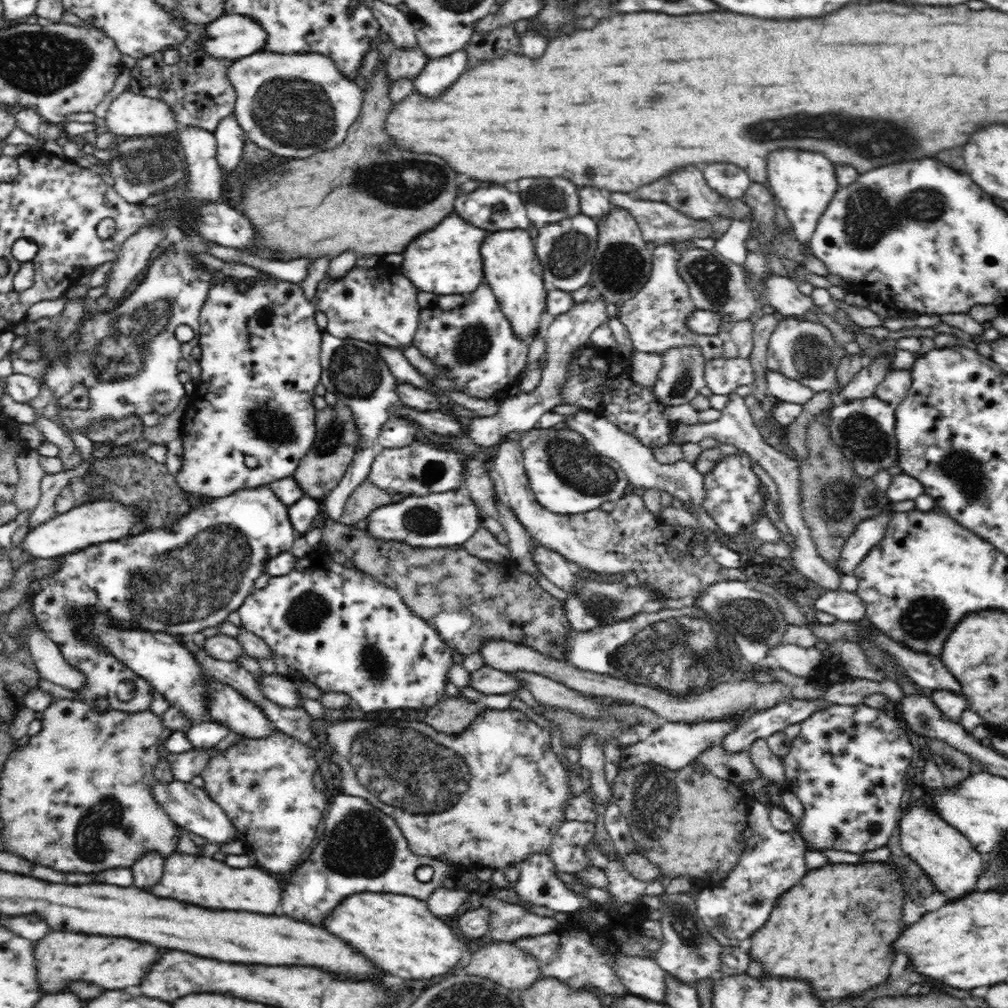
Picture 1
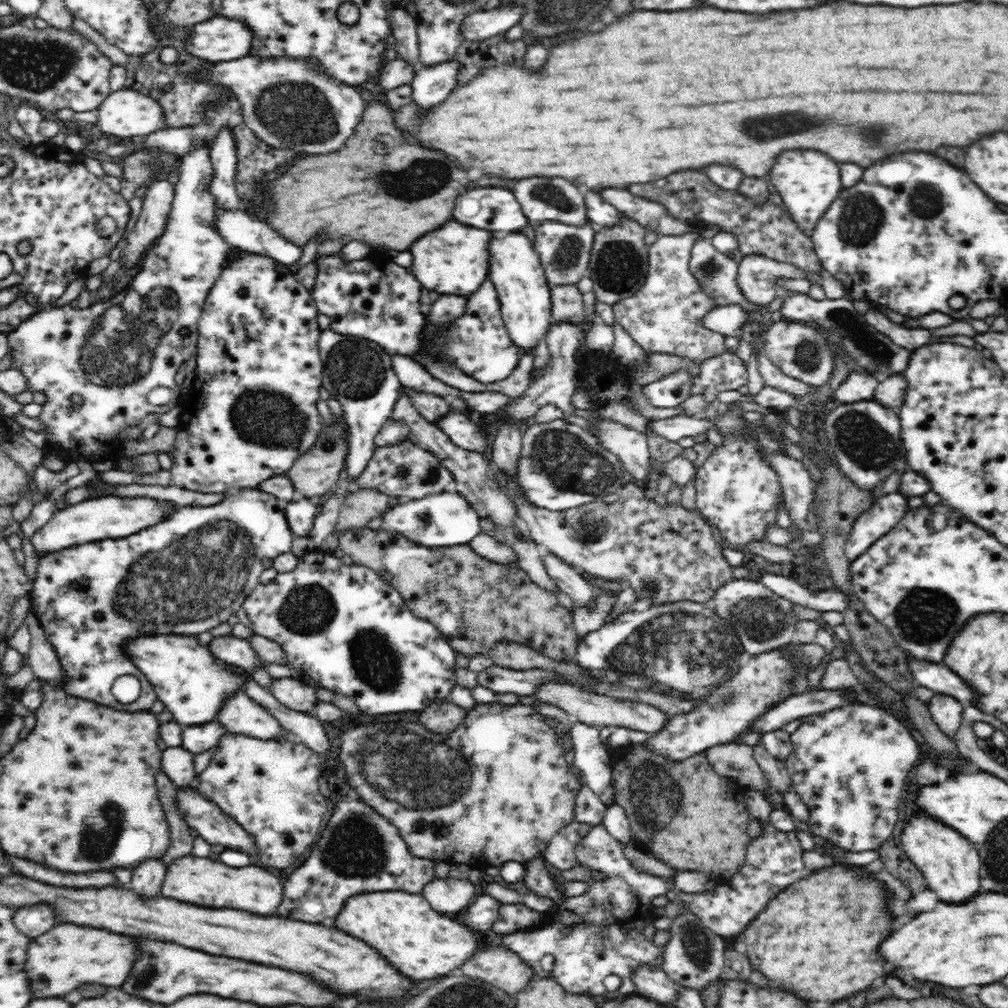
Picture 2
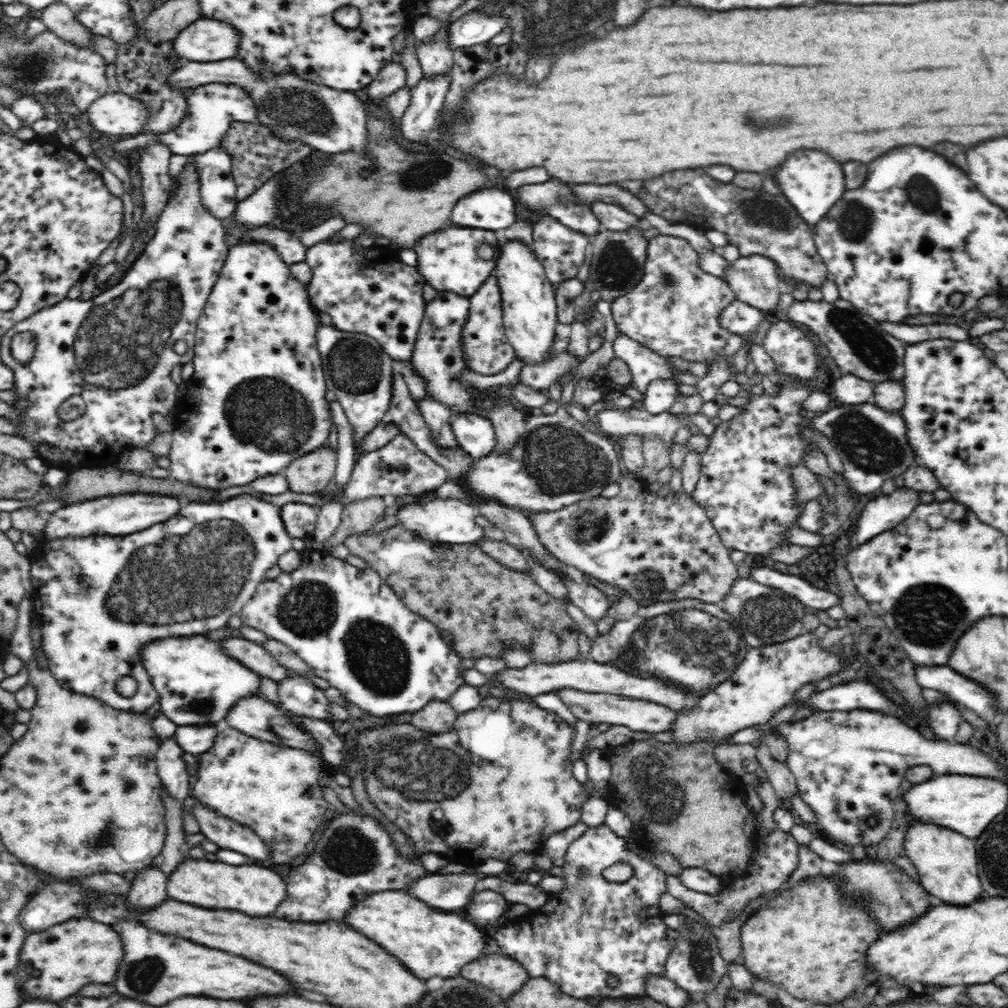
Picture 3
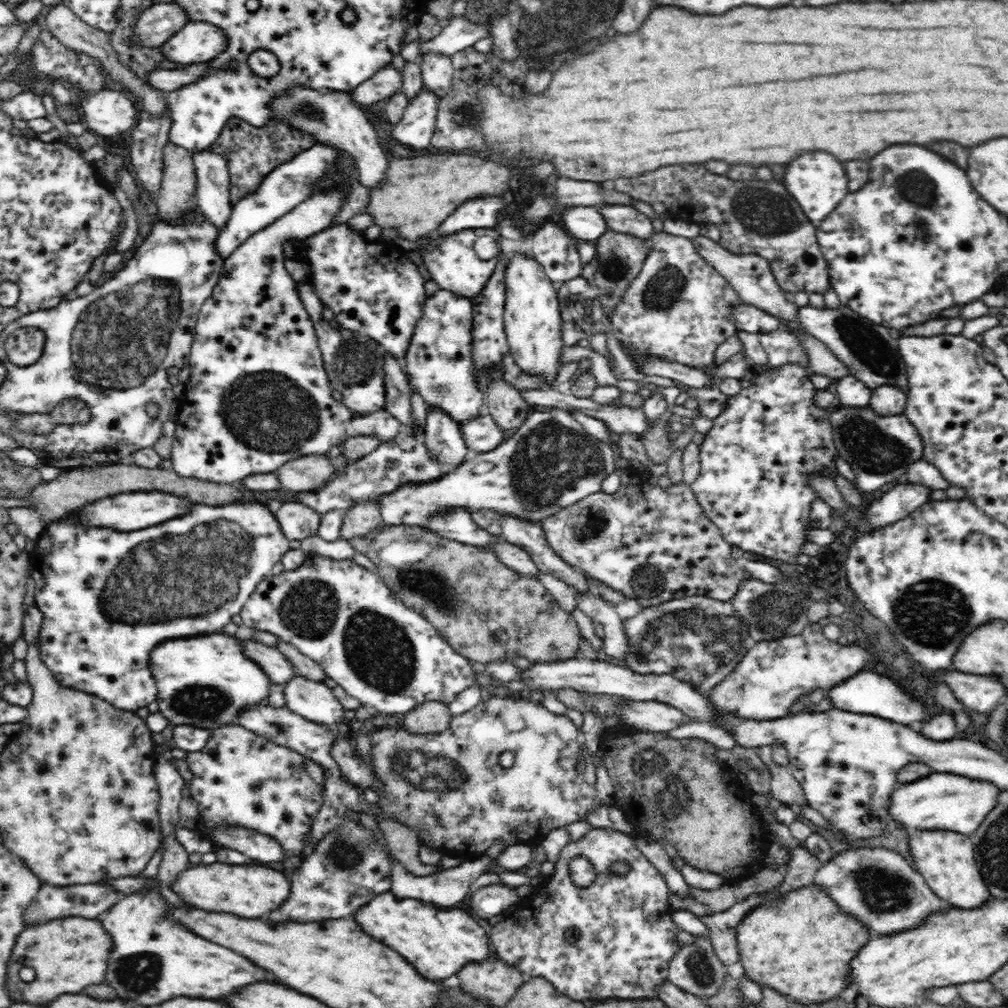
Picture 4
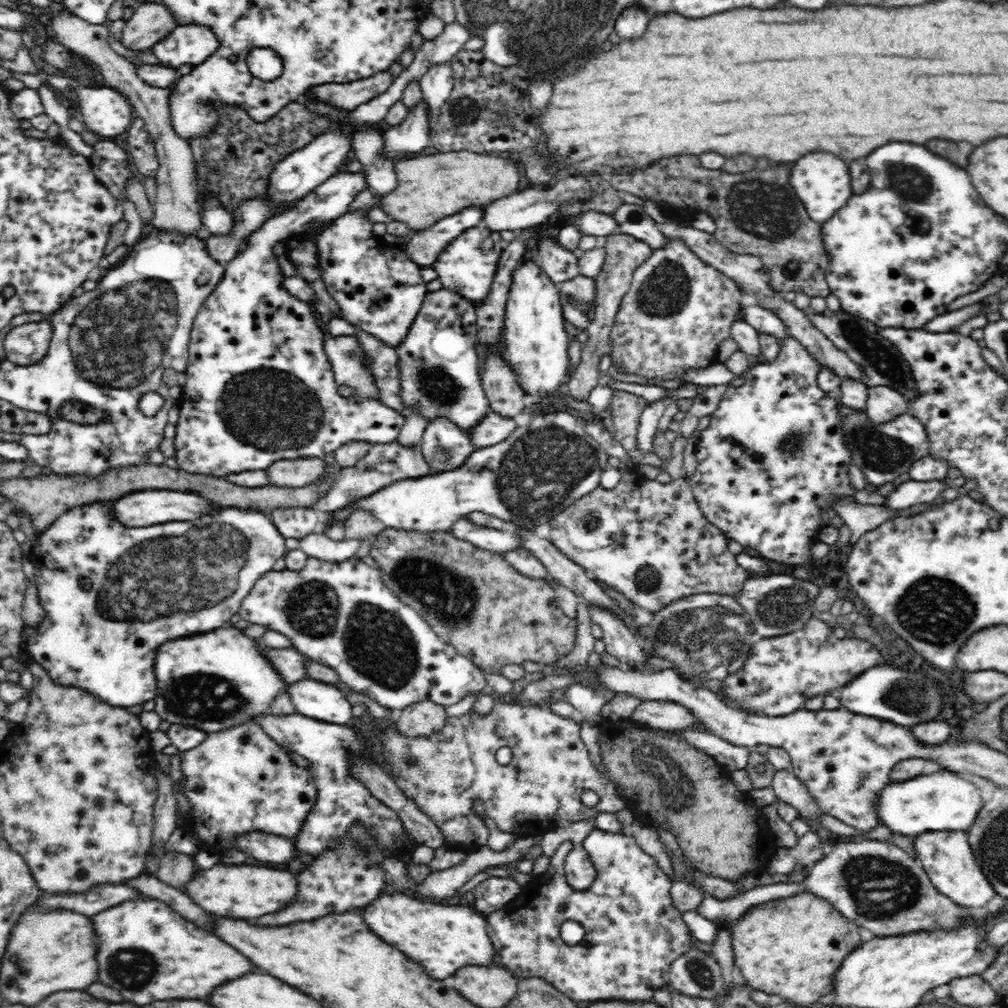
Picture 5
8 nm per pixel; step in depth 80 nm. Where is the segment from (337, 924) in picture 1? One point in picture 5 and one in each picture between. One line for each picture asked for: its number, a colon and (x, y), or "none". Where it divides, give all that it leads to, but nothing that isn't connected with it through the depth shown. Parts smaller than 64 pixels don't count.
2: (421, 943)
3: (431, 943)
4: (439, 942)
5: (443, 938)

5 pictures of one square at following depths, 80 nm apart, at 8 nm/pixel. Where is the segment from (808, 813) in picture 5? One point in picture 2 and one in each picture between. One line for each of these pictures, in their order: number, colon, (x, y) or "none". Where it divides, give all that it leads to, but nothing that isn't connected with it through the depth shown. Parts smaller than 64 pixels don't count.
2: (774, 769)
3: (778, 774)
4: (784, 787)

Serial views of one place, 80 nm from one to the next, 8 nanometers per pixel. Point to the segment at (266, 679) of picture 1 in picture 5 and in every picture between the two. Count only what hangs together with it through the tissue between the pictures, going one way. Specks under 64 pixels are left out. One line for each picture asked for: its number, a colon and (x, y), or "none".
2: (291, 692)
3: (297, 694)
4: (312, 699)
5: (322, 701)

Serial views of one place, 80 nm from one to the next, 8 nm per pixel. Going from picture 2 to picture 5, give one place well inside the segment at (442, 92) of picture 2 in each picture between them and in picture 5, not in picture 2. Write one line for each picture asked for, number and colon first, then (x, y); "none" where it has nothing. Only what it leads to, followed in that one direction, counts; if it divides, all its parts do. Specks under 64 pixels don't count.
3: (419, 121)
4: (416, 127)
5: (412, 135)

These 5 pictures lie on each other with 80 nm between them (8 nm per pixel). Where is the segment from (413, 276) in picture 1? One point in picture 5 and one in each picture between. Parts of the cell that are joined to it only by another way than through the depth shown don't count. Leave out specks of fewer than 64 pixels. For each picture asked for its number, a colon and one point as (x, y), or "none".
2: (453, 260)
3: (448, 261)
4: (449, 261)
5: (462, 267)

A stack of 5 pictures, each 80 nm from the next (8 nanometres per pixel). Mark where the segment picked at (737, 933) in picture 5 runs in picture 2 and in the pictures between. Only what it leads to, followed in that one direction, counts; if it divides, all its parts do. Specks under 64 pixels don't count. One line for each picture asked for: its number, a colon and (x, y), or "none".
2: (801, 941)
3: (807, 941)
4: (797, 943)

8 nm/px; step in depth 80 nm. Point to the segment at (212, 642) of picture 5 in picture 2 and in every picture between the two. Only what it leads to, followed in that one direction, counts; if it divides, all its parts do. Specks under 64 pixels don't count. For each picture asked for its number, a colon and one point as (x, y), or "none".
2: (193, 684)
3: (197, 684)
4: (203, 681)

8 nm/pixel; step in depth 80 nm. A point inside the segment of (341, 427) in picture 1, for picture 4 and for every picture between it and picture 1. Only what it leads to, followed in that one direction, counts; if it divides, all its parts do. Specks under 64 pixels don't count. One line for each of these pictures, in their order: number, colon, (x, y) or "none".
2: (314, 475)
3: (313, 473)
4: (308, 473)

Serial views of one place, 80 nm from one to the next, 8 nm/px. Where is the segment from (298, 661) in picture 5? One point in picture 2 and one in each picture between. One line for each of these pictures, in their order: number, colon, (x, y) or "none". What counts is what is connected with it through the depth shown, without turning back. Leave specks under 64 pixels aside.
2: (234, 651)
3: (253, 655)
4: (274, 664)

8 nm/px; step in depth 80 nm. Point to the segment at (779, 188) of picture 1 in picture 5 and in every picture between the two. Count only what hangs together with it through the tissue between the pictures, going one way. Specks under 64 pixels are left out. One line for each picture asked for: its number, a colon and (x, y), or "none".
2: (808, 182)
3: (811, 181)
4: (818, 182)
5: (821, 180)

